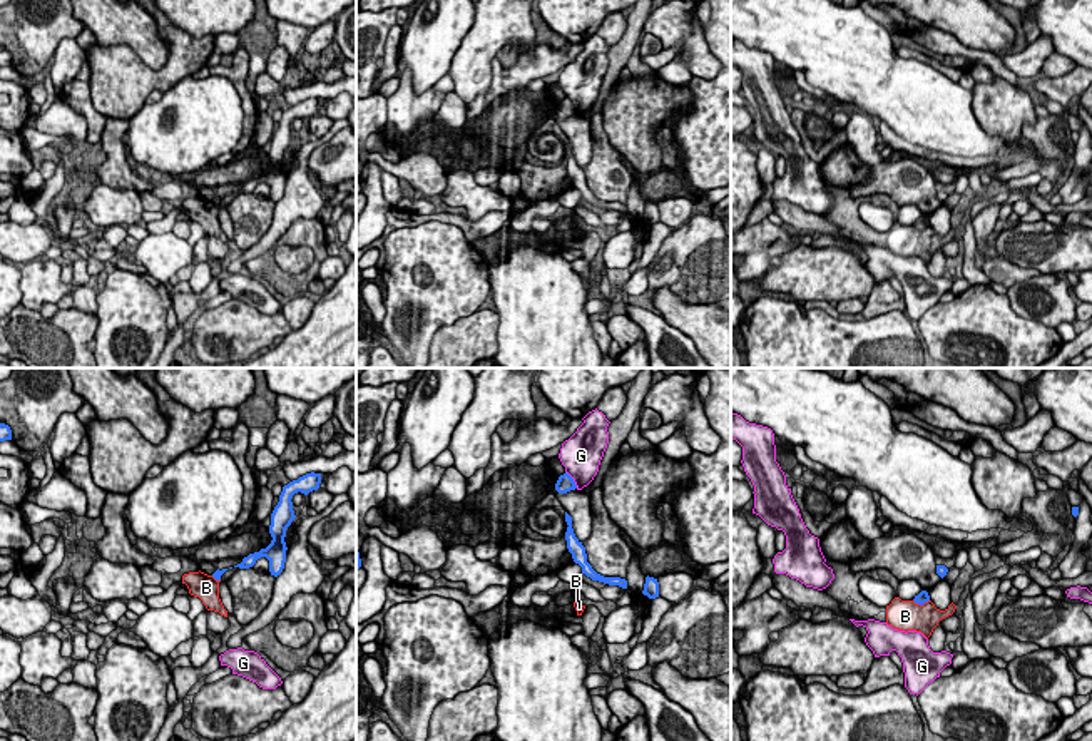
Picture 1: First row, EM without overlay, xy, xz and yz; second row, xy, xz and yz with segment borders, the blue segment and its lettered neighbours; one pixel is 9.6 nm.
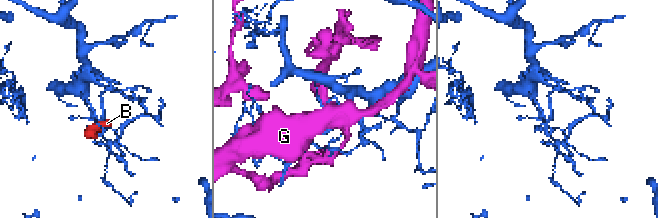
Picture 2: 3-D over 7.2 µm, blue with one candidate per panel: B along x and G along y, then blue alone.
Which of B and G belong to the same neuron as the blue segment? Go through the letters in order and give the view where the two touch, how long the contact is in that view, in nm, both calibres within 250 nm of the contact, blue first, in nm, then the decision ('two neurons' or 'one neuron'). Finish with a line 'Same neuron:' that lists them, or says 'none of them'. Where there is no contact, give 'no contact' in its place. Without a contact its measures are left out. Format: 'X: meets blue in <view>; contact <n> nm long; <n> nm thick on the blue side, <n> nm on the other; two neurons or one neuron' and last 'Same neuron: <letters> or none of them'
B: meets blue in yz; contact 160 nm long; 120 nm thick on the blue side, 280 nm on the other; two neurons
G: meets blue in xz; contact 220 nm long; 160 nm thick on the blue side, 400 nm on the other; two neurons
Same neuron: none of them

